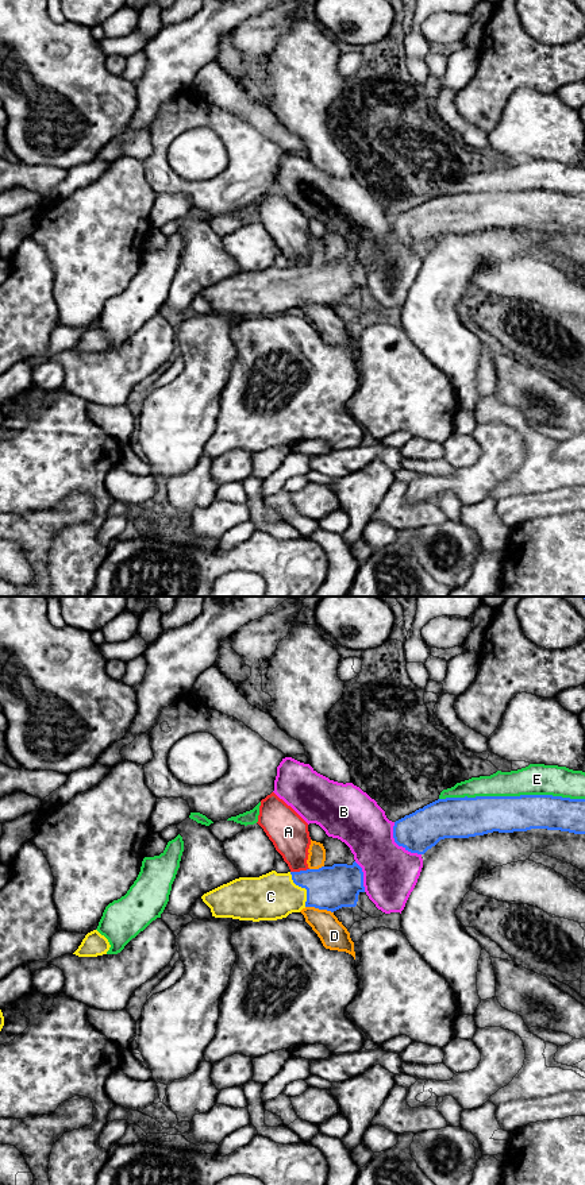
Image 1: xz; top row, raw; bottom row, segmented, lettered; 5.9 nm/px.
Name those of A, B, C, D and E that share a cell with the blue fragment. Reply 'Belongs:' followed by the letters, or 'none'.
Belongs: C

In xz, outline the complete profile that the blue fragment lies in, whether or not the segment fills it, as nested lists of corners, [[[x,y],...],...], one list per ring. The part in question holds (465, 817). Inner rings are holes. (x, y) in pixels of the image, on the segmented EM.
[[[553,795],[438,799],[396,821],[393,838],[405,850],[424,854],[444,838],[531,829],[585,834],[585,799]]]

